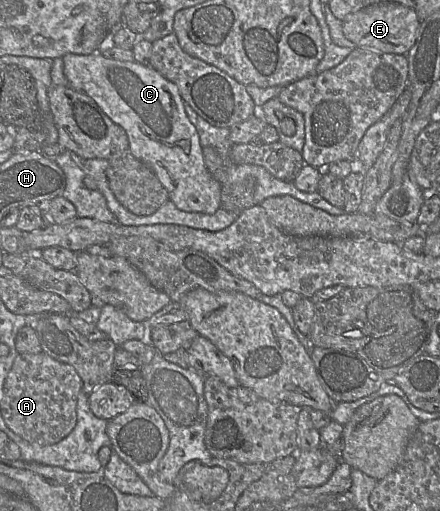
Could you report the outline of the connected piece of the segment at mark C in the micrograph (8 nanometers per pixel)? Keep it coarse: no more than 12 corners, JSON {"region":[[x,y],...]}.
{"region":[[63,57],[69,86],[127,133],[186,212],[215,213],[178,87],[150,65]]}

